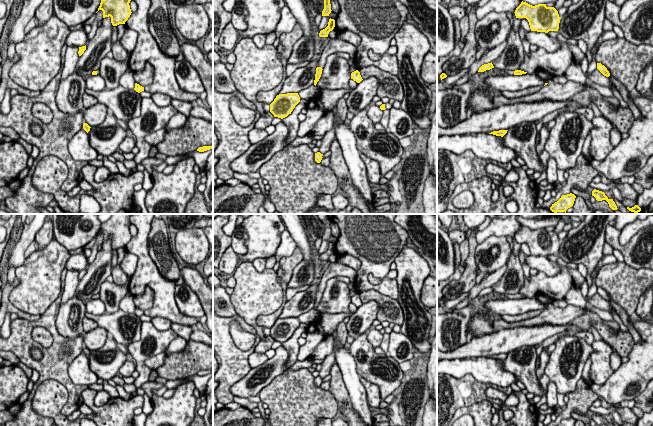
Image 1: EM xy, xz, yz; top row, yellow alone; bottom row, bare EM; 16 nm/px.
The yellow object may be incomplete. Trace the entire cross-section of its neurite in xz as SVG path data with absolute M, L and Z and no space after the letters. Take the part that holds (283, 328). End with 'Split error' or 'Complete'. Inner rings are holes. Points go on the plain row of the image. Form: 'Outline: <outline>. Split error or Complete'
Outline: M298 317L279 318L270 328L270 336L274 341L283 343L291 338L299 326L300 321Z. Complete

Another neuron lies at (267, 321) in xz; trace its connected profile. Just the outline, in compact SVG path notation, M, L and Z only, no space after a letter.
M283 295L283 301L280 308L273 312L272 314L258 316L256 319L257 324L261 327L266 327L270 329L278 319L279 315L282 313L282 310L286 302L287 302L286 296Z

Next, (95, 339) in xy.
M97 327L89 332L83 333L83 342L90 351L100 349L108 338L108 332L102 327Z

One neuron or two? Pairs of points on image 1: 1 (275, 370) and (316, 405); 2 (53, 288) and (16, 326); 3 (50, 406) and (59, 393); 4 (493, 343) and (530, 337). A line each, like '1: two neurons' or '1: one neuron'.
1: two neurons
2: two neurons
3: one neuron
4: one neuron

